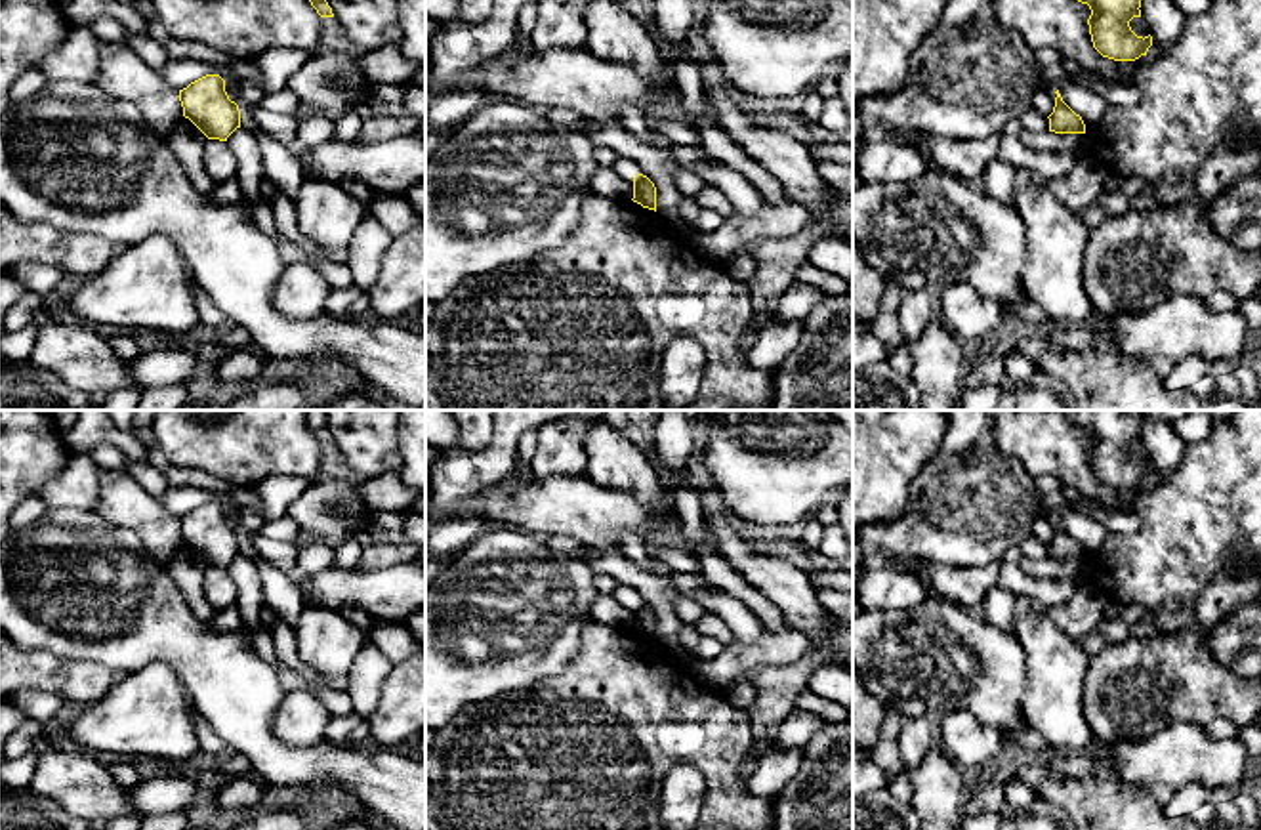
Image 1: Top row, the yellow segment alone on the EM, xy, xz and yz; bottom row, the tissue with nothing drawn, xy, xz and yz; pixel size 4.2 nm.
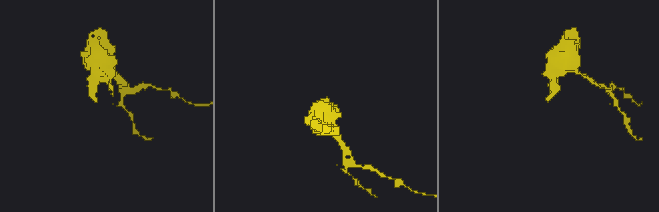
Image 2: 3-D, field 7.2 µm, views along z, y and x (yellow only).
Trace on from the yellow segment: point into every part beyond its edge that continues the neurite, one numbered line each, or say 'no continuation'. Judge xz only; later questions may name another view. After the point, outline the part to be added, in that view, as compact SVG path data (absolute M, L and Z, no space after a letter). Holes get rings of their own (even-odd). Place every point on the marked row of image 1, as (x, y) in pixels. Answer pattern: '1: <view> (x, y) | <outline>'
no continuation

